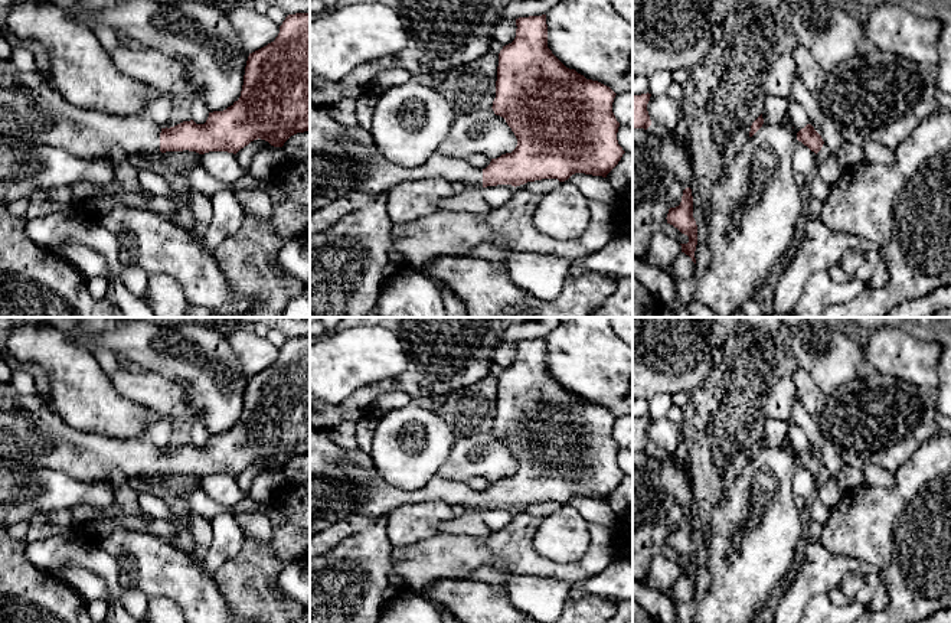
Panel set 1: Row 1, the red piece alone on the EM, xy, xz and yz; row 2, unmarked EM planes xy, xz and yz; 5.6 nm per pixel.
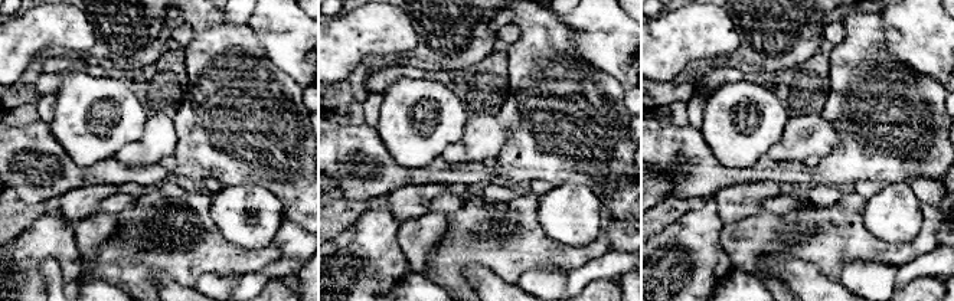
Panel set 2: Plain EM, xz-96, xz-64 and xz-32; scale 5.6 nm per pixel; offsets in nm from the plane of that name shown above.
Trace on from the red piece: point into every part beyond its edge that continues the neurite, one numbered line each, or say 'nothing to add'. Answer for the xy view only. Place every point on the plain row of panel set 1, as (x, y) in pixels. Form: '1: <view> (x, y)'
1: xy (30, 431)

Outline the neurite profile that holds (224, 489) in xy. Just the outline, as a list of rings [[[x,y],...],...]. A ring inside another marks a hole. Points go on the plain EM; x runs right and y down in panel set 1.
[[[209,474],[202,477],[200,489],[226,509],[246,499],[238,486],[236,477],[228,474]]]

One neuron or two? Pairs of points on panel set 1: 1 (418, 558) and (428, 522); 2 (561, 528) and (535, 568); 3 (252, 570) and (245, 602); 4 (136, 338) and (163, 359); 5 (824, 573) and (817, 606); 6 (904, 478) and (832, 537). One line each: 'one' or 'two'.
1: two
2: two
3: one
4: one
5: two
6: one

